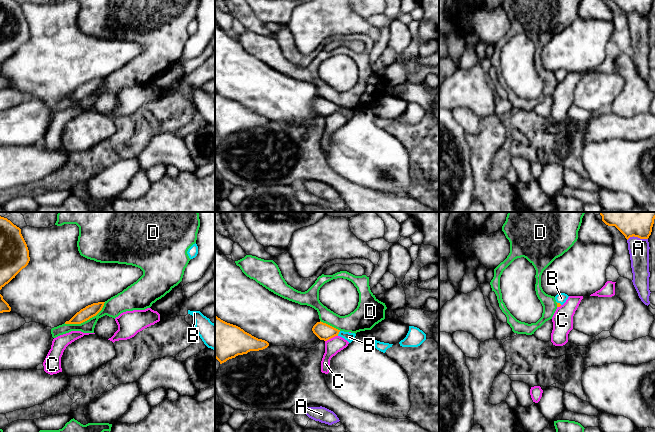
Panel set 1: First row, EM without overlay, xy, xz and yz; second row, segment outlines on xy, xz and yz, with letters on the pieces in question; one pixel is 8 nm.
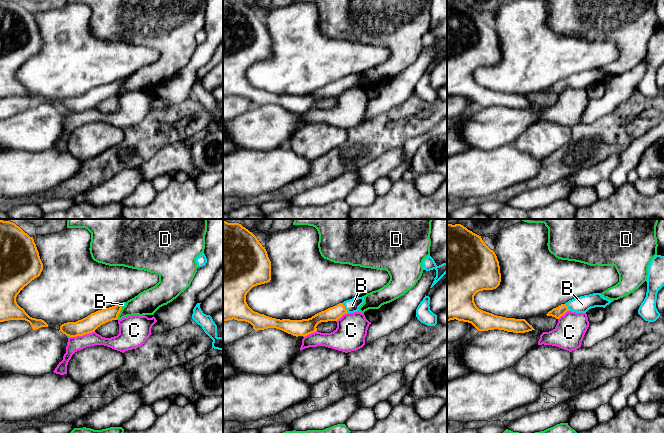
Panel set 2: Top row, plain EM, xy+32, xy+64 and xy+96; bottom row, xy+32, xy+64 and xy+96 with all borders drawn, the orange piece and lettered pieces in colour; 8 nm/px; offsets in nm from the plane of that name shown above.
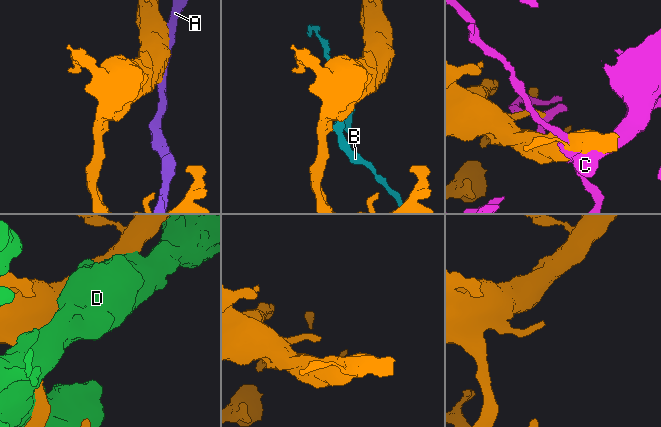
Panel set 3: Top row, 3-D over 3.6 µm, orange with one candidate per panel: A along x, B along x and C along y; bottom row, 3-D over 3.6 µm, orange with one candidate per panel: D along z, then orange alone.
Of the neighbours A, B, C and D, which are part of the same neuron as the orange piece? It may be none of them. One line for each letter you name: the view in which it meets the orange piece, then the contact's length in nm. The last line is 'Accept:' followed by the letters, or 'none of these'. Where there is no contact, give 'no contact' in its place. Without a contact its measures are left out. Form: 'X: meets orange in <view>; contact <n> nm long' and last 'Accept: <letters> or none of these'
B: meets orange in xz; contact 50 nm long
Accept: B

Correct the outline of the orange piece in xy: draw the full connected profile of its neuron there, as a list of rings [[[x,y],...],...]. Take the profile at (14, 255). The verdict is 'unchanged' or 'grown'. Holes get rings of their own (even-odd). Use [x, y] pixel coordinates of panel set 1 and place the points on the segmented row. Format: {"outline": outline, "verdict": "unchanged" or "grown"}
{"outline": [[[0,216],[0,290],[30,261],[21,229]]], "verdict": "unchanged"}

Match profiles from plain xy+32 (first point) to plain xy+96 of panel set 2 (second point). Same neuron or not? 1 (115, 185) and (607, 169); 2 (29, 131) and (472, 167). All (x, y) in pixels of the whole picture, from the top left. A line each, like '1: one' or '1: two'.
1: two
2: two

